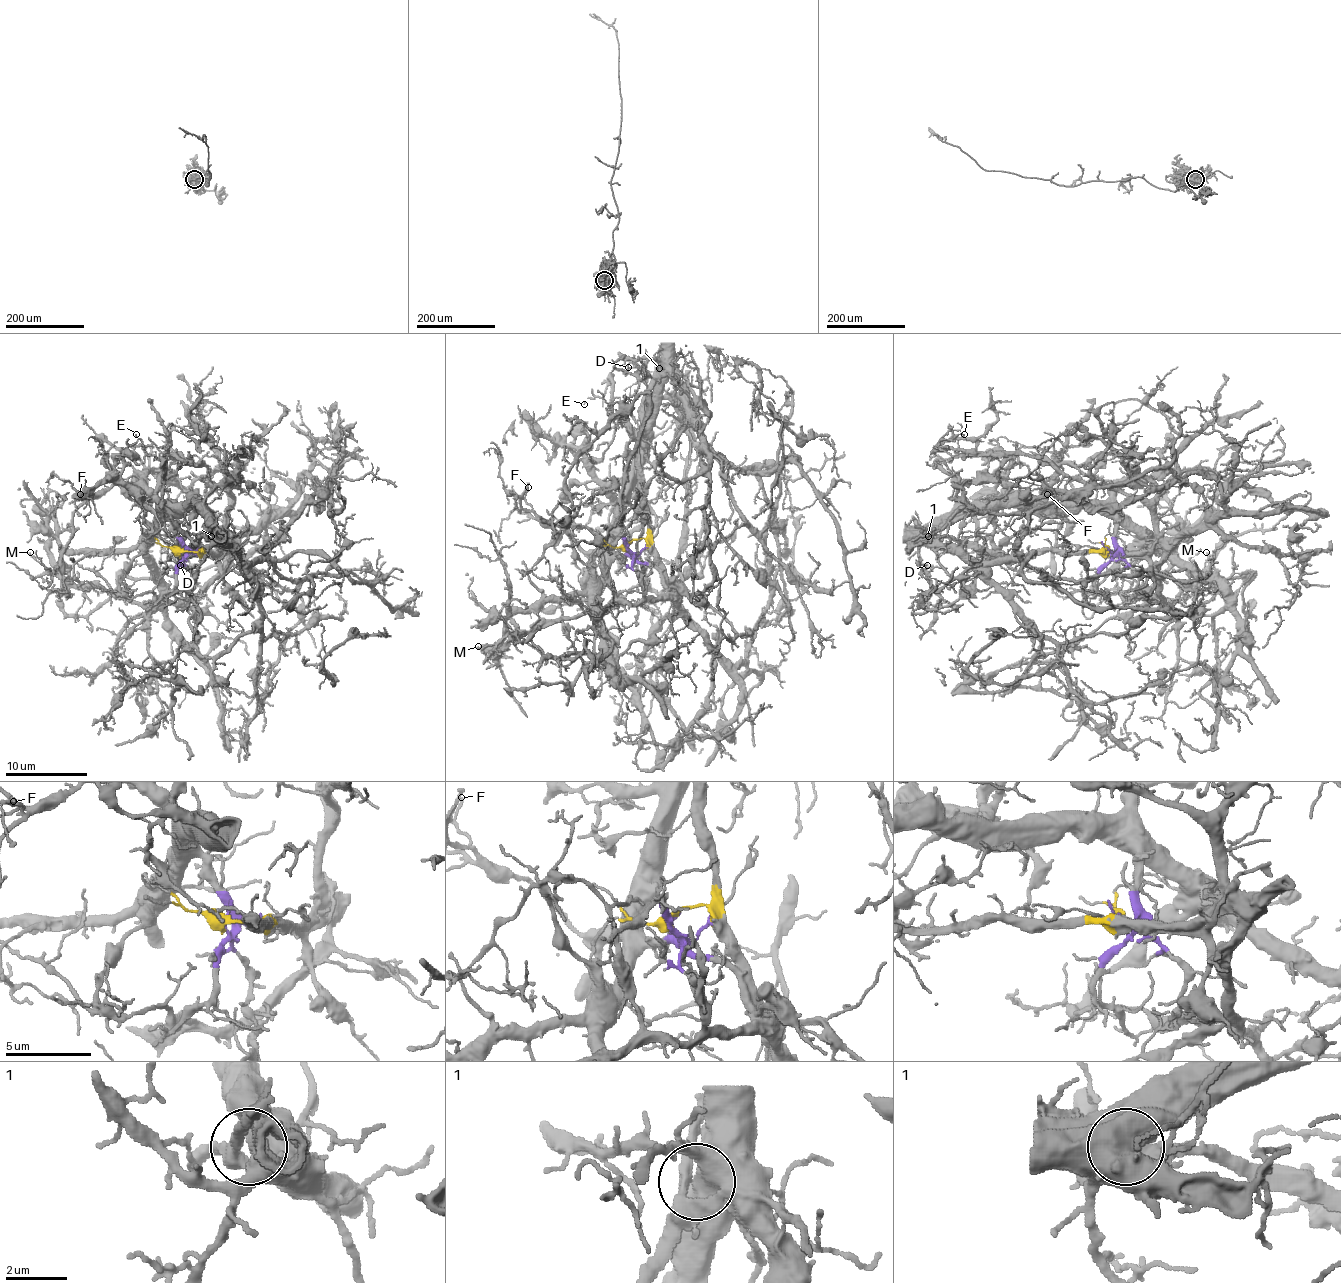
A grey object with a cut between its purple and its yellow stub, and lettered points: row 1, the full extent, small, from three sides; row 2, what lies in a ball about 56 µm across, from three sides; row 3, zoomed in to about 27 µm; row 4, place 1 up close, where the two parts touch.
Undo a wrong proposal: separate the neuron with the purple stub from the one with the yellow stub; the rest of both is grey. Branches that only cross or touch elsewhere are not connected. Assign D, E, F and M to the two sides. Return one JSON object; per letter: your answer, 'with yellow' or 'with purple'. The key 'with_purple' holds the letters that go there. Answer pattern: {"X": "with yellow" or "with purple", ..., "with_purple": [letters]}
{"D": "with purple", "E": "with yellow", "F": "with purple", "M": "with purple", "with_purple": ["D", "F", "M"]}

